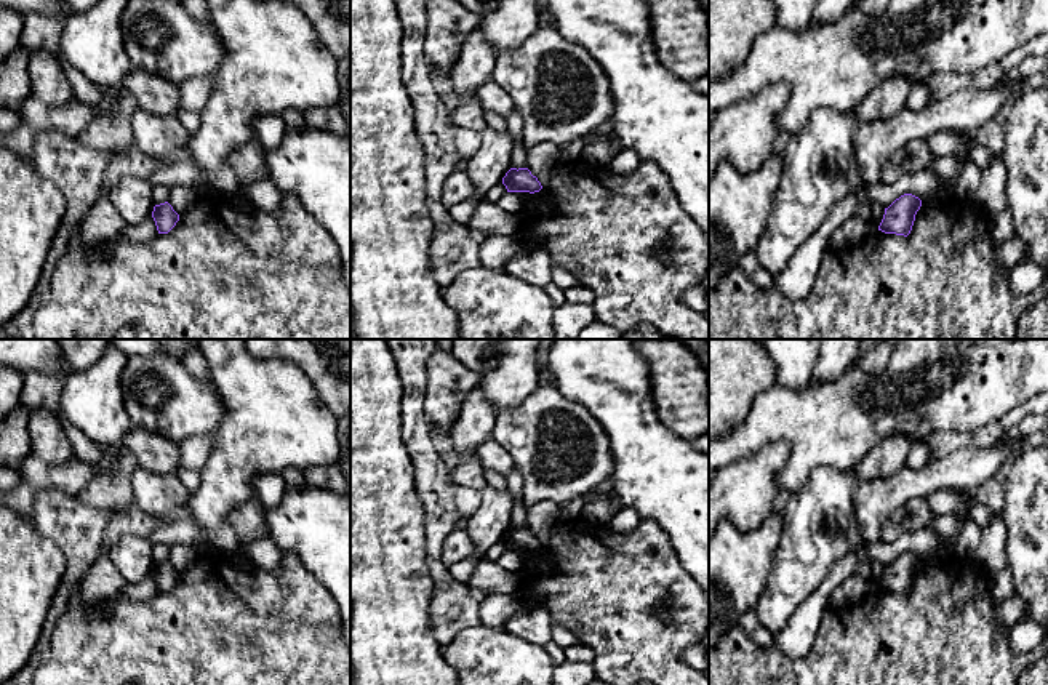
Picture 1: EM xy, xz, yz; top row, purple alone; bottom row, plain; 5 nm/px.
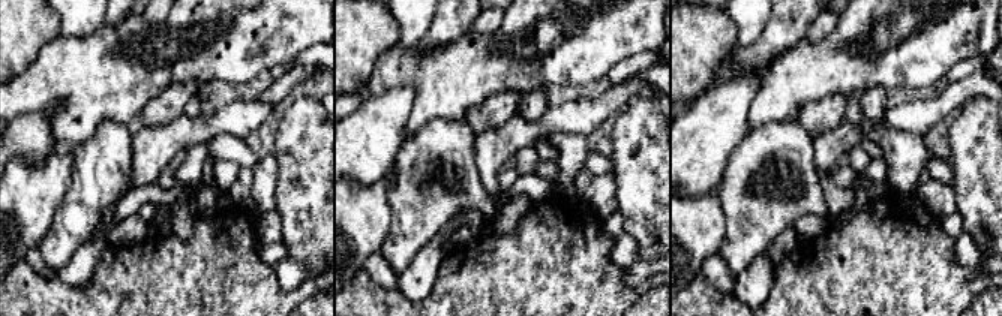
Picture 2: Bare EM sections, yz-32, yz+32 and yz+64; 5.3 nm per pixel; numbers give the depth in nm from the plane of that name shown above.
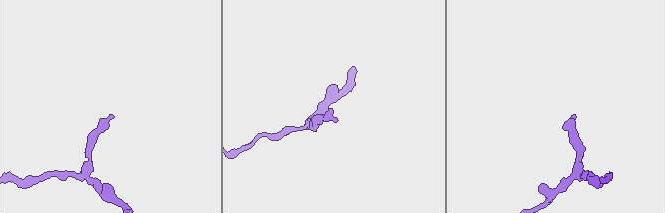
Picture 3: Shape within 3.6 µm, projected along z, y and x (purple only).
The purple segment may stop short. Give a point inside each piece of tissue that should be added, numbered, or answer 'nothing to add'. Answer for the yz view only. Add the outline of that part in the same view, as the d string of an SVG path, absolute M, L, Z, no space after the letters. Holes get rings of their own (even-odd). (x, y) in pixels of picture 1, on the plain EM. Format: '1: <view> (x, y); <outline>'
nothing to add

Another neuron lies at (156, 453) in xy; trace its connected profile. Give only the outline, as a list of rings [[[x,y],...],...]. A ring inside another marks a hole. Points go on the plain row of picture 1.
[[[133,427],[126,435],[126,447],[136,467],[154,474],[179,472],[179,445],[166,437]]]

